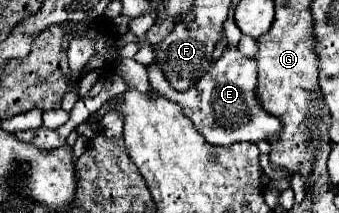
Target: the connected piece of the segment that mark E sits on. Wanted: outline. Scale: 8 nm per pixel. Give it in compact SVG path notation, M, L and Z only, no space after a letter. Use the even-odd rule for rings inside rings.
M229 47L219 61L213 63L213 67L187 91L173 91L173 87L163 77L163 71L157 65L147 65L151 89L155 89L161 97L169 101L177 101L183 113L191 119L191 123L201 131L201 135L211 145L233 145L239 141L255 143L259 139L267 139L273 133L281 131L281 121L273 115L267 115L257 97L255 97L255 85L257 85L257 63L243 53L239 53L235 47Z

